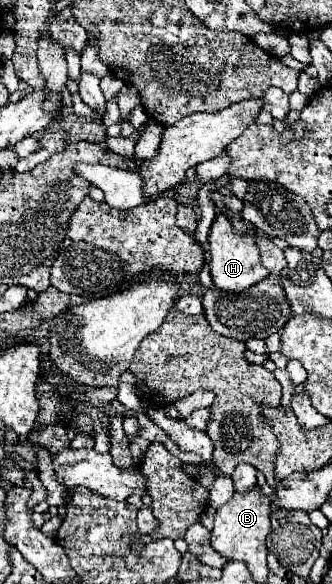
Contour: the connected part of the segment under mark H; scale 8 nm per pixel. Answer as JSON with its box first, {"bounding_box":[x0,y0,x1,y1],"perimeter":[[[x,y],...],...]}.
{"bounding_box":[208,214,268,292],"perimeter":[[[216,214],[216,220],[210,228],[210,236],[208,236],[208,250],[210,250],[210,274],[214,280],[214,288],[216,290],[224,290],[224,292],[244,292],[248,288],[252,288],[254,284],[262,282],[264,278],[268,278],[266,268],[260,264],[260,254],[258,254],[258,246],[254,242],[252,236],[240,236],[232,230],[230,220],[224,214]]]}

